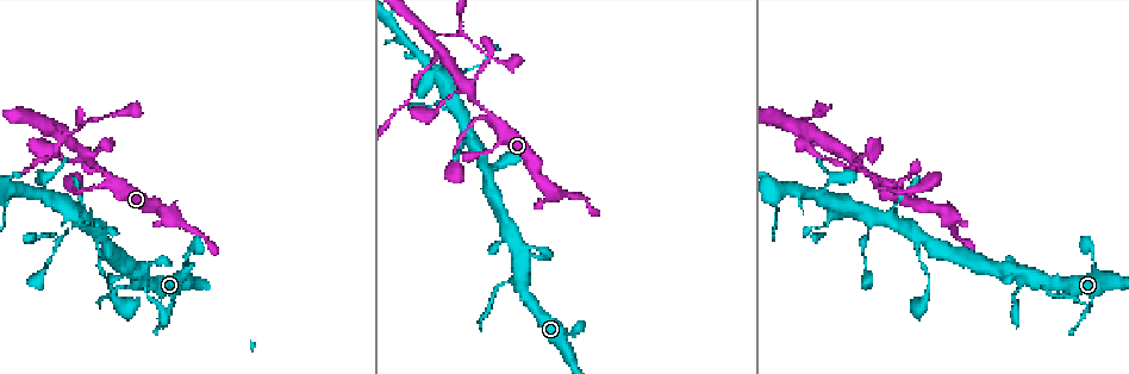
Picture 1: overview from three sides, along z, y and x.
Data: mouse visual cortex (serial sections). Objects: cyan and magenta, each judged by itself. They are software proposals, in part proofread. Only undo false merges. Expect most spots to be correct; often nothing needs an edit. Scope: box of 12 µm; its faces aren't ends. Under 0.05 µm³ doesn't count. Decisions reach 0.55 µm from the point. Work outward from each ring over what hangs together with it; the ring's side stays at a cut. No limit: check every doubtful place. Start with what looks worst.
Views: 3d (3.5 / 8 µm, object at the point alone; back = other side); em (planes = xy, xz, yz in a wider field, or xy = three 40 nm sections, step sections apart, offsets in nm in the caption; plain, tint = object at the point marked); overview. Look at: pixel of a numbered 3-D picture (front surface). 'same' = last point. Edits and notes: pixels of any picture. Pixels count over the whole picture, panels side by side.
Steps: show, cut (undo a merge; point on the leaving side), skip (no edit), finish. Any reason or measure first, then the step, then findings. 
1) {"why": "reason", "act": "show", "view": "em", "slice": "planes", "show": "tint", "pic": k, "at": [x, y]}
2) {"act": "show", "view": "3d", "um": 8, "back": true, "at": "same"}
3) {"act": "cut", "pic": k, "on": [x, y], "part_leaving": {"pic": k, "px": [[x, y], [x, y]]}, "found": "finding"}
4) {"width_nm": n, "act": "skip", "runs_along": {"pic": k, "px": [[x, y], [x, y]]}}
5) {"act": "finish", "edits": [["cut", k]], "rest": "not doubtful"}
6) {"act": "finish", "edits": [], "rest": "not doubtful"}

{"why": "thin neck", "act": "show", "view": "3d", "um": 8, "pic": 1, "at": [824, 156]}

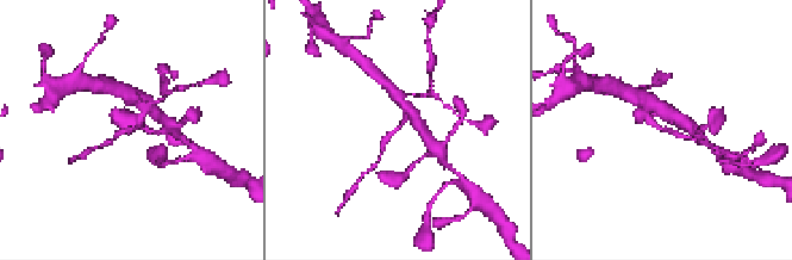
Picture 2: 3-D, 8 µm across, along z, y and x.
{"why": "closer look", "act": "show", "view": "3d", "um": 3.5, "pic": 2, "at": [129, 128]}

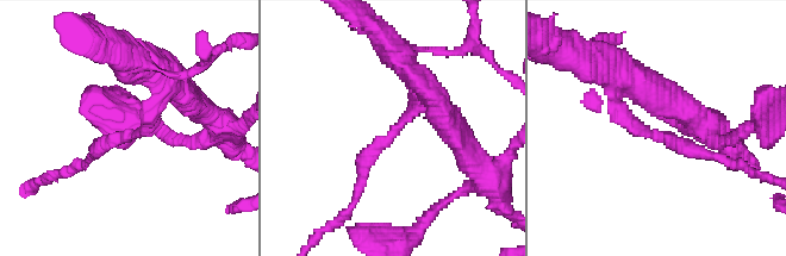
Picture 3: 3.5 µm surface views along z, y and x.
{"arm_widths_nm": [200, 200], "why": "shape alone is not enough", "act": "show", "view": "em", "slice": "xy", "step": 5, "show": "tint", "pic": 3, "at": [653, 135]}

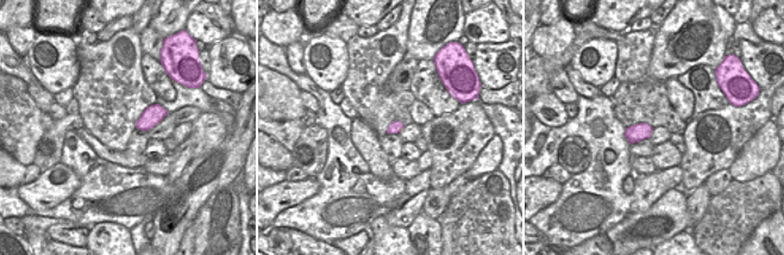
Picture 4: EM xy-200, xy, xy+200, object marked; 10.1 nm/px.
{"act": "skip", "found": "continuous, no second cell"}

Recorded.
{"why": "a fork", "act": "show", "view": "3d", "um": 3.5, "back": true, "pic": 1, "at": [434, 39]}

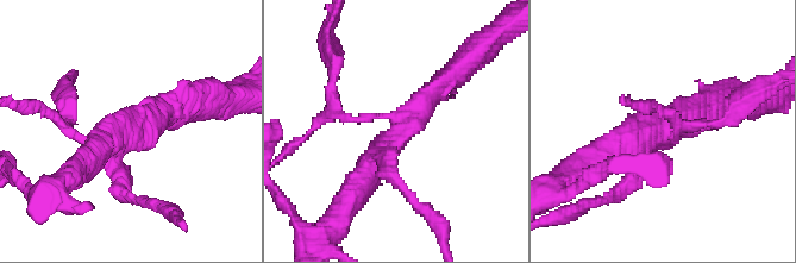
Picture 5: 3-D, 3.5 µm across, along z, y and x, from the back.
{"act": "show", "view": "em", "slice": "xy", "step": 3, "show": "tint", "pic": 5, "at": [397, 124]}

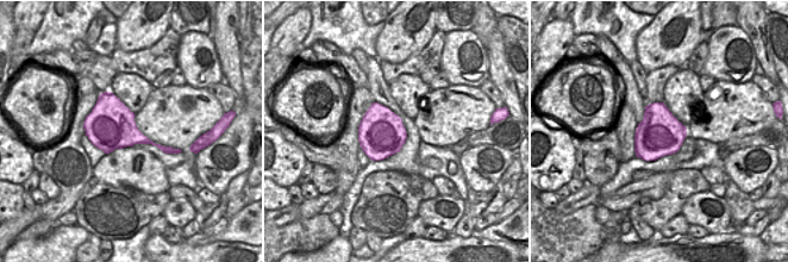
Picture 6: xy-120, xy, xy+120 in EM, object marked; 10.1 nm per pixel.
{"arm_widths_nm": [150, 300, 350], "act": "skip", "runs_along": {"pic": 5, "px": [[361, 181], [398, 124], [452, 75]]}, "found": "one cell here"}

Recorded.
{"why": "three-way junction", "act": "show", "view": "3d", "um": 8, "pic": 1, "at": [457, 31]}

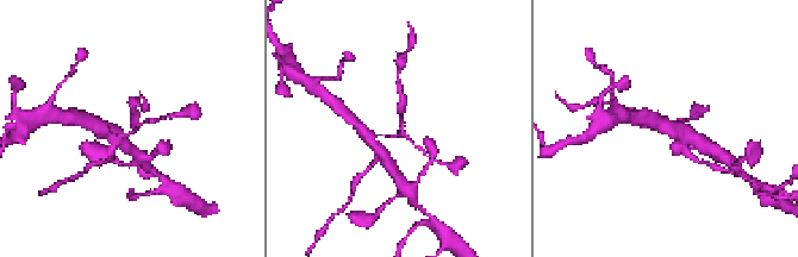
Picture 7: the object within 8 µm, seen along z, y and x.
{"act": "show", "view": "3d", "um": 3.5, "pic": 7, "at": [401, 130]}

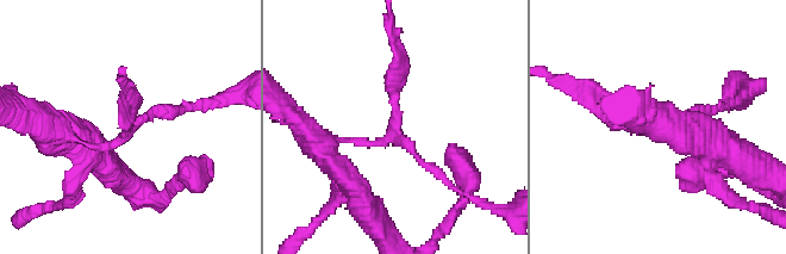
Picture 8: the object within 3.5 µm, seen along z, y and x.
{"arms": 3, "arm_widths_nm": [150, 150, 200], "act": "show", "view": "em", "slice": "xy", "step": 1, "show": "tint", "pic": 8, "at": [391, 127]}

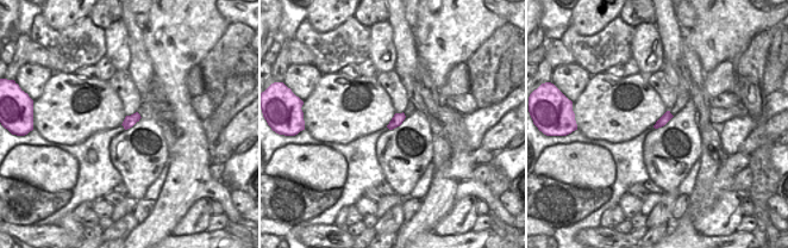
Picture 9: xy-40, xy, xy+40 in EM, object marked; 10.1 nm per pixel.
{"width_nm": 120, "act": "cut", "pic": 8, "on": [582, 92], "part_leaving": {"pic": 8, "px": [[129, 117], [132, 85]]}, "found": "a second cell is stuck on"}

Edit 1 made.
{"act": "finish", "edits": [["cut", 8]], "rest": "not doubtful"}

